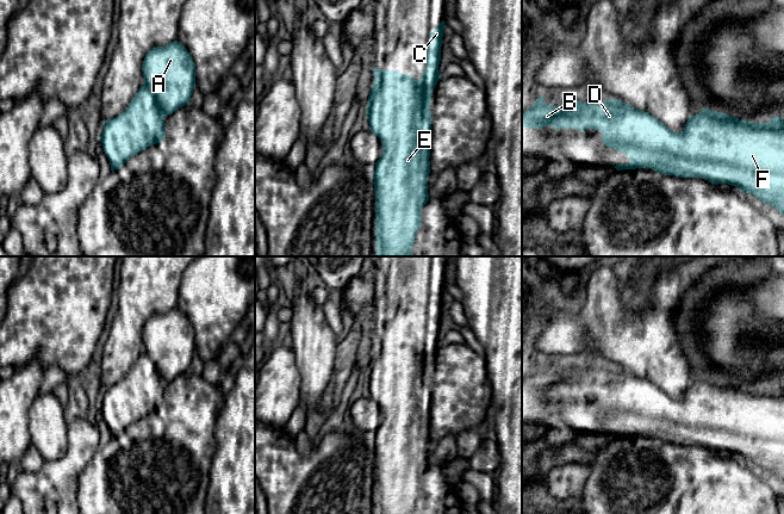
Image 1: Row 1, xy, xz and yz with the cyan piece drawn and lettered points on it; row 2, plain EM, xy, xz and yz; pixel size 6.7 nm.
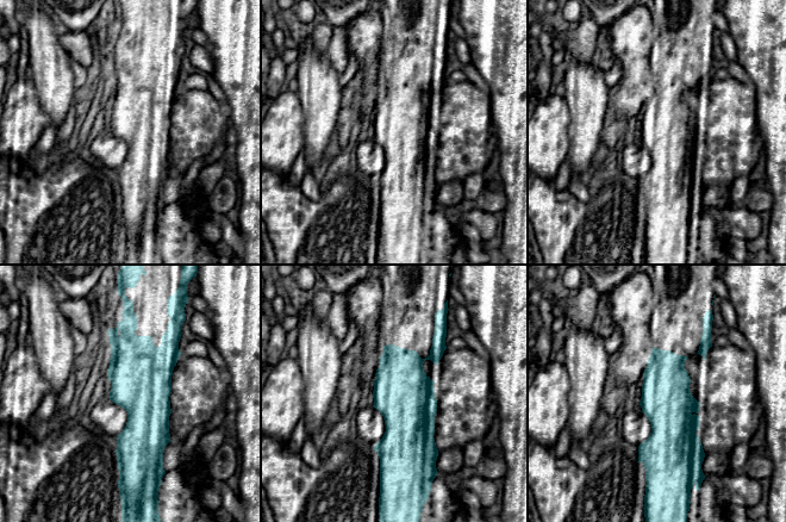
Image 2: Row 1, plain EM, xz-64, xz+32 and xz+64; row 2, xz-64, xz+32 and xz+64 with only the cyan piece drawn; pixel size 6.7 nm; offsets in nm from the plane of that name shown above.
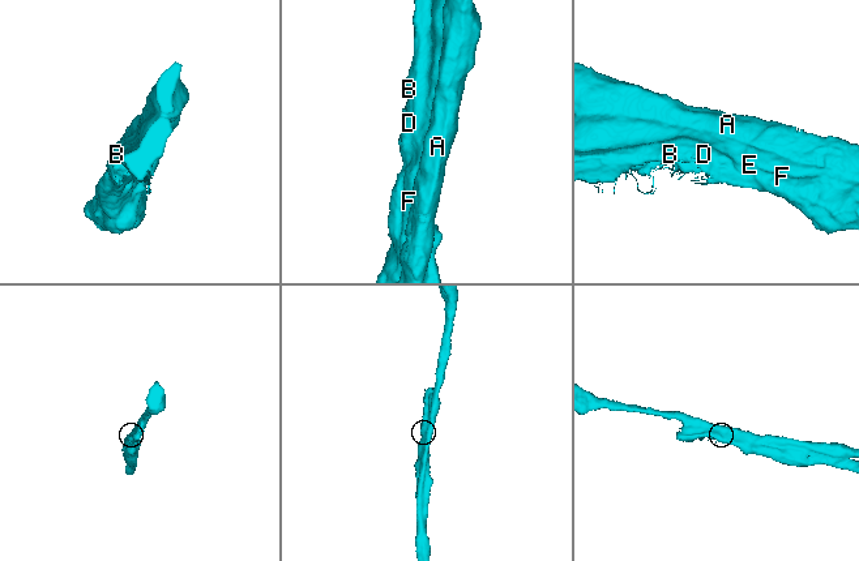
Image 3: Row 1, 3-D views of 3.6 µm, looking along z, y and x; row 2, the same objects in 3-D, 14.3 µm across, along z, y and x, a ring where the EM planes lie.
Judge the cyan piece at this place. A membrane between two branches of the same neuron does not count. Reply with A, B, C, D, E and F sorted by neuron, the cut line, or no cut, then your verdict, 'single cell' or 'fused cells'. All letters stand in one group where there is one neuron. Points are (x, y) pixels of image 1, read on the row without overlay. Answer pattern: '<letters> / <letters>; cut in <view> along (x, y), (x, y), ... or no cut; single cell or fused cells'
A B C D / E F; cut in xz along (367, 372), (390, 390), (415, 396), (415, 422), (428, 427); fused cells

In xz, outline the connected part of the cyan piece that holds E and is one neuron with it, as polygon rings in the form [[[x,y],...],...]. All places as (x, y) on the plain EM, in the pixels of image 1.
[[[368,372],[369,397],[382,410],[382,421],[373,440],[375,458],[375,512],[377,514],[413,514],[415,504],[422,493],[422,477],[429,467],[428,445],[430,428],[421,428],[415,422],[418,397],[412,397],[403,389],[388,390],[387,383],[372,378]]]

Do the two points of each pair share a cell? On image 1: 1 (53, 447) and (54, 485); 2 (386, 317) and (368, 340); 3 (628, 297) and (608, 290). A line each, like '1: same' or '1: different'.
1: different
2: different
3: different

